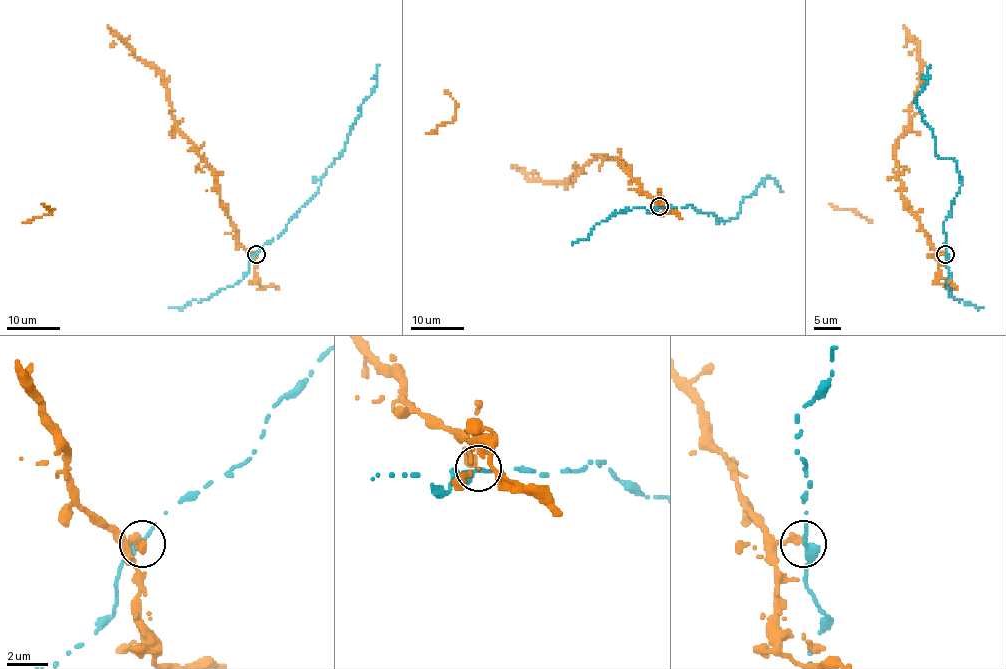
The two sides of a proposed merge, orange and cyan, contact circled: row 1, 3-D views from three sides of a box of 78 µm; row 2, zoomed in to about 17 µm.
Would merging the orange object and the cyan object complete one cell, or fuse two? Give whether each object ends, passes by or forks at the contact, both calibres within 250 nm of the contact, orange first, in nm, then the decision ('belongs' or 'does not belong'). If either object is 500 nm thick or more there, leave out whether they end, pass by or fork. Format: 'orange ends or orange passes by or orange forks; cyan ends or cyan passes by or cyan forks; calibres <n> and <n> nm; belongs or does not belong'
orange ends; cyan ends; calibres 400 and 460 nm; belongs

